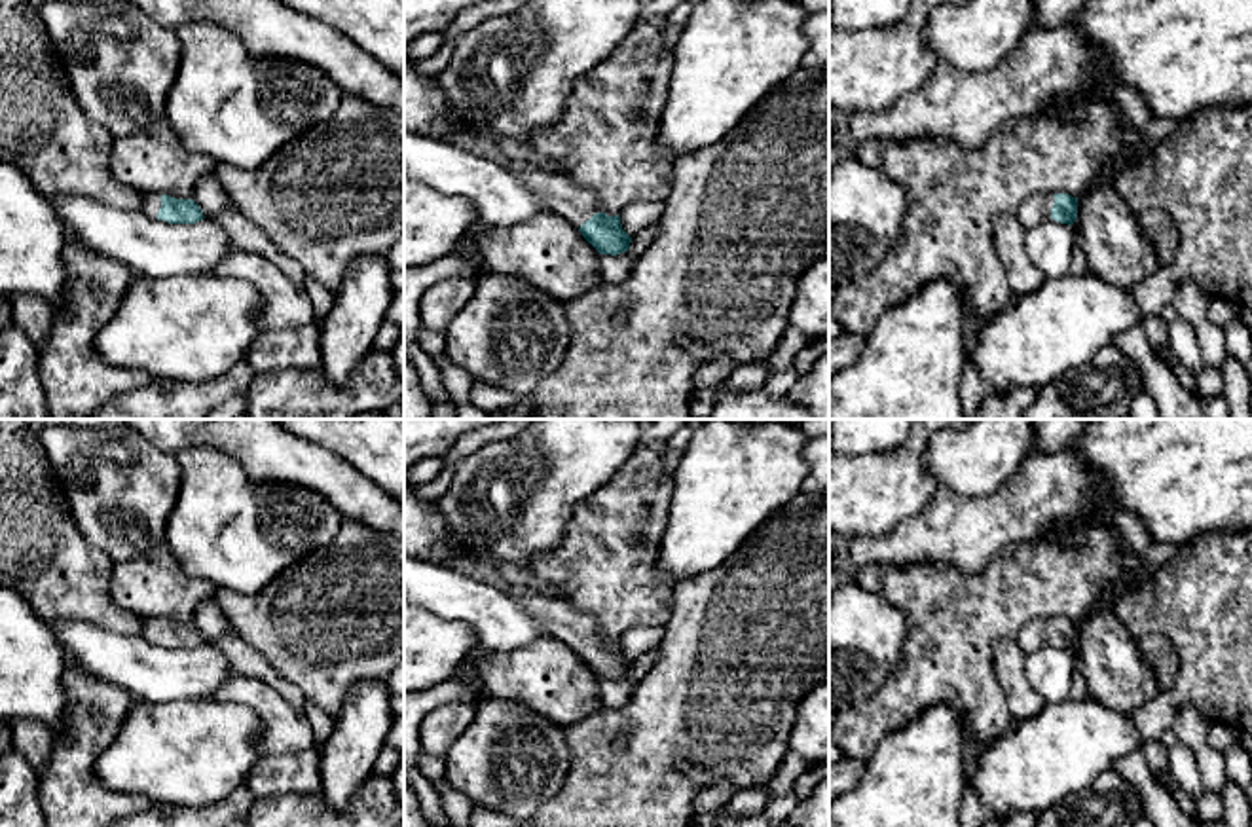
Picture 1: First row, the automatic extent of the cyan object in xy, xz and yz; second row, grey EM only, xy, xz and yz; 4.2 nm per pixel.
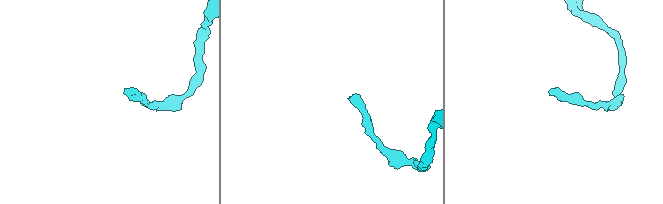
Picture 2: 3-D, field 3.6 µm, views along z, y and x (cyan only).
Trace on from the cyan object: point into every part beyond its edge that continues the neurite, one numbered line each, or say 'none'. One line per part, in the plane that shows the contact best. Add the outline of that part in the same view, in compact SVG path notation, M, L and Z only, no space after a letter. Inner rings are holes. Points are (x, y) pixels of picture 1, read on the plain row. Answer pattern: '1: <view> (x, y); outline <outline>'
1: xy (150, 626); outline M142 618L140 637L144 637L150 643L157 643L159 634L161 634L161 618Z

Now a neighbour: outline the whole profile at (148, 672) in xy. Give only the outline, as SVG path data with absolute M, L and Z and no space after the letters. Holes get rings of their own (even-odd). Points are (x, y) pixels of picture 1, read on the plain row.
M83 620L53 626L70 664L127 690L135 702L180 702L214 694L235 670L209 643L169 649Z

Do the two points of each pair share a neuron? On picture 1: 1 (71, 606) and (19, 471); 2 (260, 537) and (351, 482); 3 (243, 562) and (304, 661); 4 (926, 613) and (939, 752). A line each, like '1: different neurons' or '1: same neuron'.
1: same neuron
2: different neurons
3: different neurons
4: different neurons

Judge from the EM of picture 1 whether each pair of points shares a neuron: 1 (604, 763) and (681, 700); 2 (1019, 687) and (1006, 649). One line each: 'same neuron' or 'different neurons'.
1: same neuron
2: same neuron

